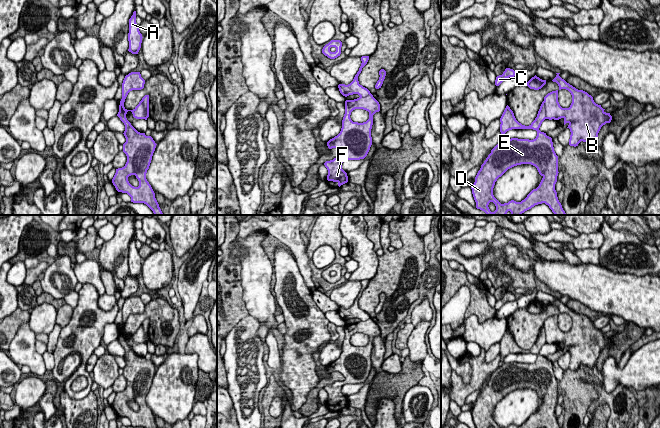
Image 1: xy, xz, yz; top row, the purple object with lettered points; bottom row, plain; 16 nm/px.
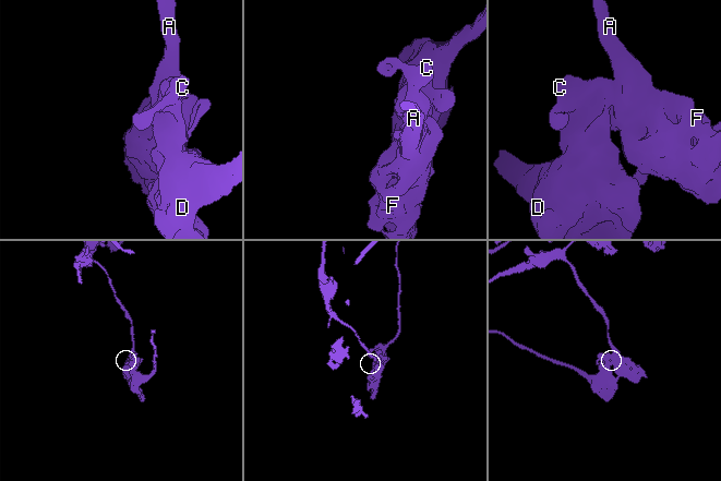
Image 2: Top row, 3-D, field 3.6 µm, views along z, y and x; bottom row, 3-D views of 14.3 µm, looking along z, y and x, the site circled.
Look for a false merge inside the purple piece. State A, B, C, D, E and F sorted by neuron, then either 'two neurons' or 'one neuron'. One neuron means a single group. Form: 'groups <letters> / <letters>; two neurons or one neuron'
groups A B F / C D E; two neurons

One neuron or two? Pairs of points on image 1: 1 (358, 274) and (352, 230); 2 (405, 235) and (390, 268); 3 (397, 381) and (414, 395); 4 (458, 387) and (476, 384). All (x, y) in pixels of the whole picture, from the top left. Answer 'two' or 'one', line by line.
1: one
2: one
3: two
4: one

